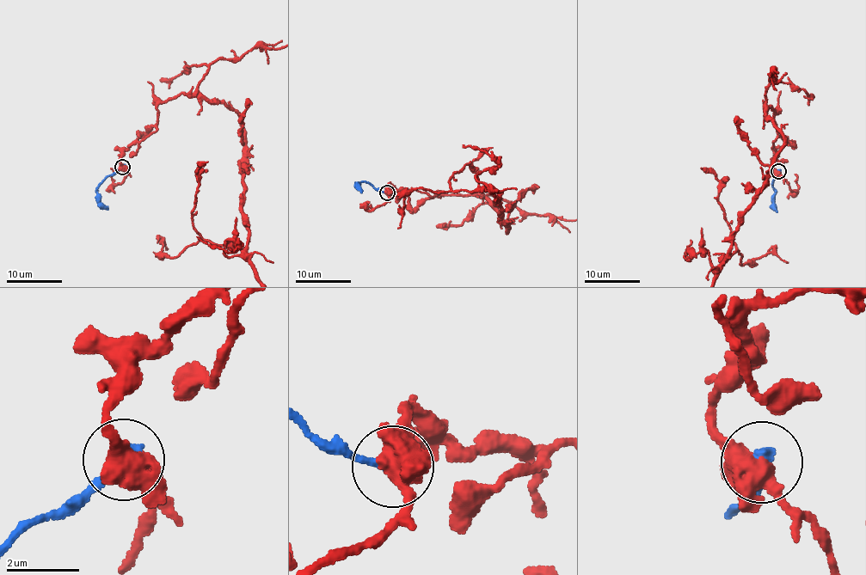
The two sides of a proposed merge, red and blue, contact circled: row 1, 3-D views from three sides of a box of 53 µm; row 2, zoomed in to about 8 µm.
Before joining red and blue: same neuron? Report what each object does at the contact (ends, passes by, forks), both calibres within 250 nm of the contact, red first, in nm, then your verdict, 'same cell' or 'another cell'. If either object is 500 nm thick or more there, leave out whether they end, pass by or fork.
550/320 nm | another cell

